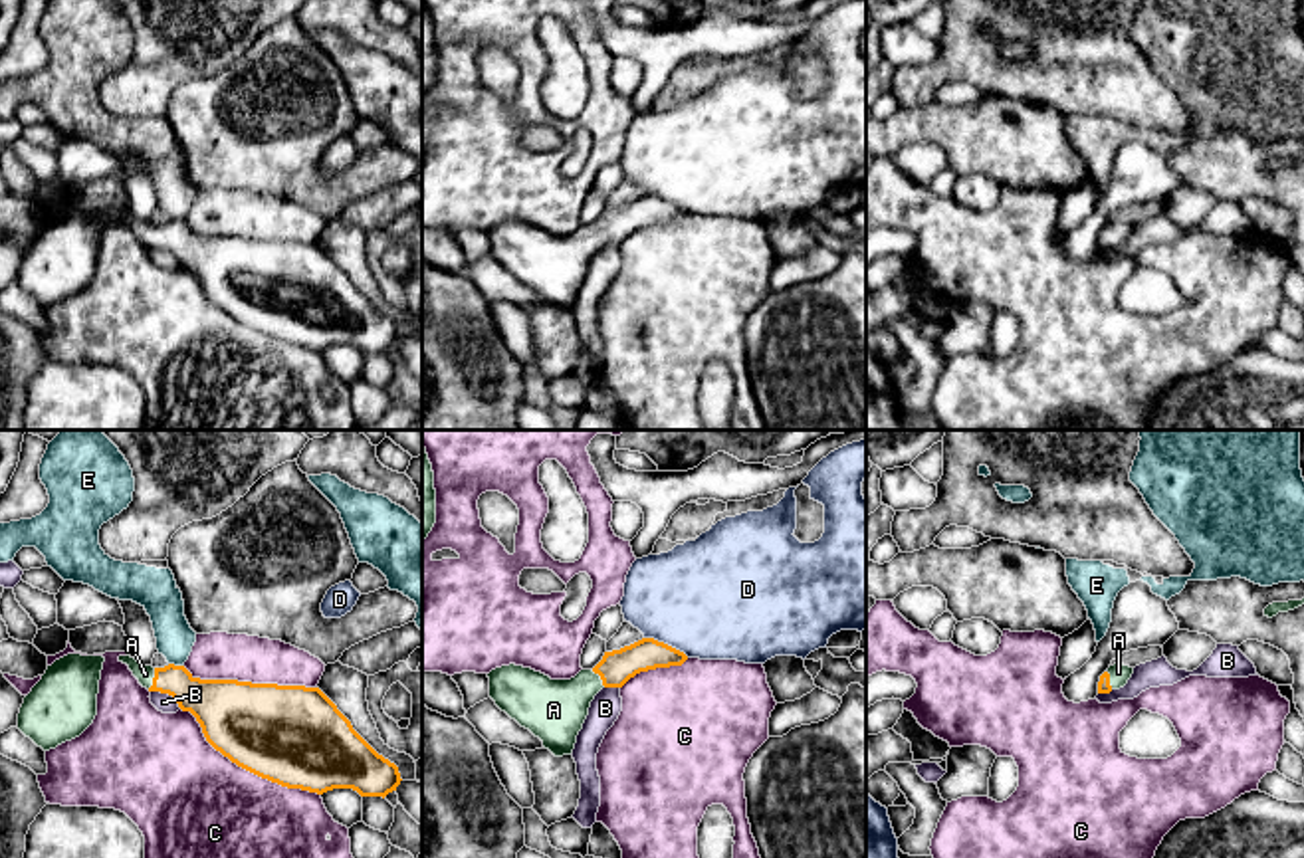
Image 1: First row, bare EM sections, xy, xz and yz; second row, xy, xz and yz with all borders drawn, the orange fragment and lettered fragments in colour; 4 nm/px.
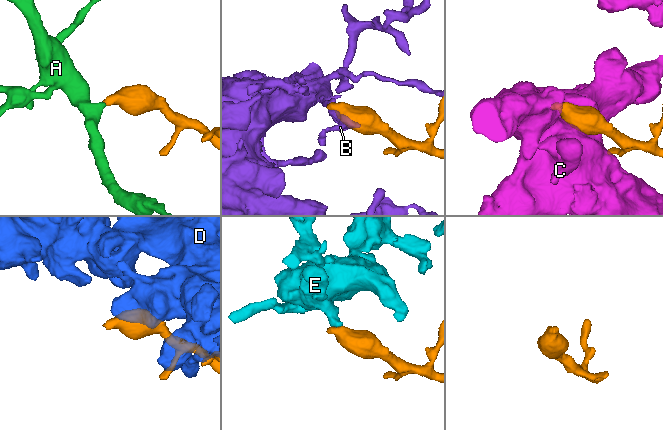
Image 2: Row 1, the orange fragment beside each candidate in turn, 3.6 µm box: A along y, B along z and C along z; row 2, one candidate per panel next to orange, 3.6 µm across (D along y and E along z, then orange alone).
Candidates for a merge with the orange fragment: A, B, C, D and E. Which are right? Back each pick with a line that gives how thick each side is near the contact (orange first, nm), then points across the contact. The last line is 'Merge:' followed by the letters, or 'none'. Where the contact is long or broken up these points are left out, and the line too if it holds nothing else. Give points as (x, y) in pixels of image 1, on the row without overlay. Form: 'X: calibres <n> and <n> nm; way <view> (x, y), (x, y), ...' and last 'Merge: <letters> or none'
A: calibres 180 and 70 nm; way xy (209, 256), (177, 236), (153, 234), (145, 230)
Merge: A

